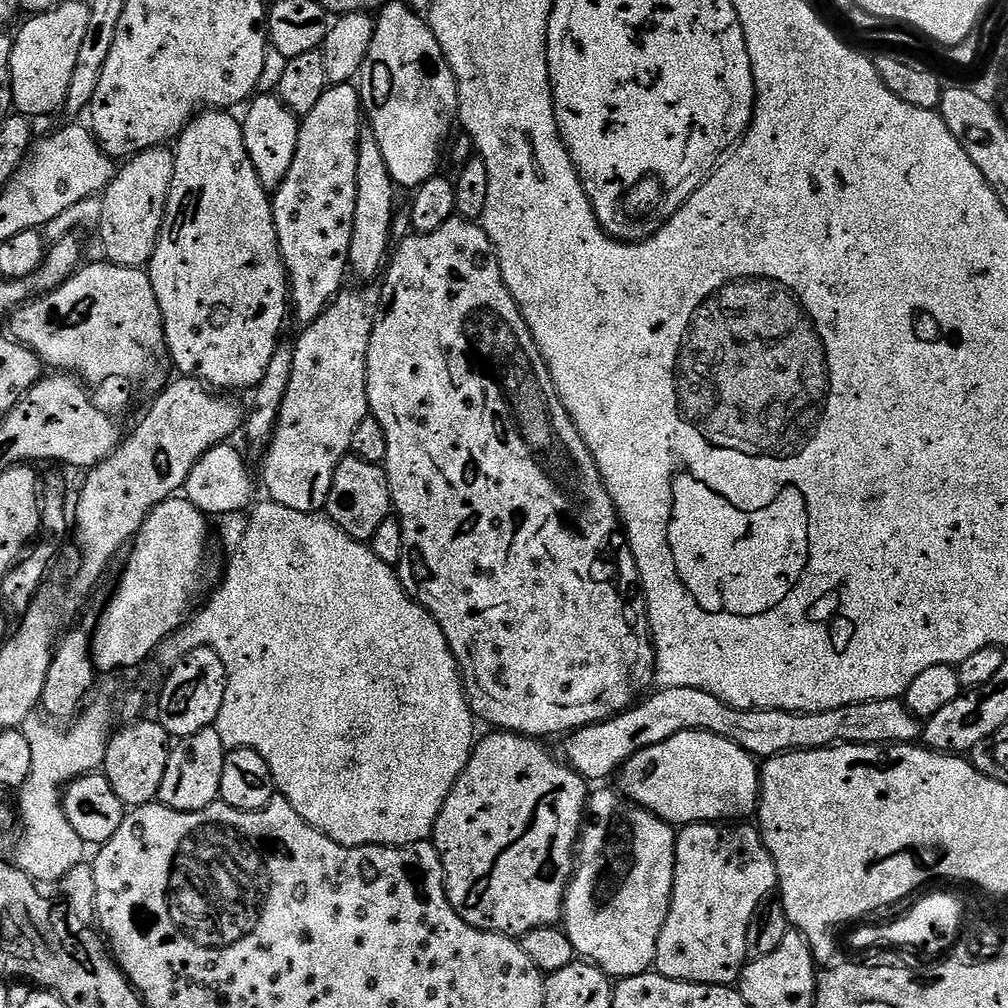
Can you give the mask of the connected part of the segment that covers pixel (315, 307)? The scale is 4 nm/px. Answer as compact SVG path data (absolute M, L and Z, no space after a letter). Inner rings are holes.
M355 83L334 84L300 120L298 150L290 162L290 174L274 190L271 197L274 226L280 243L280 256L288 272L290 308L301 320L301 325L312 324L324 313L341 288L345 287L344 275L349 275L350 238L354 234L354 202L358 194L358 138L362 127L360 90Z

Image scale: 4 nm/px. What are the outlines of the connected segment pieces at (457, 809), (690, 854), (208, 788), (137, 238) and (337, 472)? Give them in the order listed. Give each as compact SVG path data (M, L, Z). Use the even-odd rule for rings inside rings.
M503 730L489 731L489 736L475 741L472 757L462 770L462 774L456 779L456 784L450 790L446 802L436 819L436 825L432 827L431 843L436 845L440 861L444 867L444 889L448 895L450 906L470 926L477 930L497 932L503 936L519 938L530 930L538 928L551 928L561 923L564 914L564 894L568 891L568 882L574 871L574 853L578 848L580 825L584 820L584 809L590 795L589 785L583 776L579 776L572 768L568 767L563 759L551 756L543 748L539 739L530 736L521 736L519 732L506 732Z
M720 822L706 824L690 824L679 829L676 838L676 865L674 866L674 886L672 887L672 901L666 922L662 926L662 934L658 938L658 950L656 951L655 971L661 976L671 980L685 980L688 984L722 984L732 986L739 981L740 972L744 969L748 960L746 950L746 926L750 926L750 918L754 918L754 910L758 910L758 902L769 899L777 891L776 864L770 858L766 846L760 837L759 827L751 823L740 822L732 826L725 826Z
M215 727L177 739L166 762L166 778L162 778L159 803L176 812L197 812L217 803L220 800L225 755L224 743L222 738L218 738Z
M171 147L147 148L125 159L117 167L116 177L102 193L99 201L100 244L111 263L127 268L144 268L152 259L168 205L174 178L174 152Z
M345 456L334 470L326 505L328 519L333 520L342 530L346 530L350 538L371 542L378 526L389 520L393 512L392 491L387 471L379 464L362 462L362 458L357 456Z

